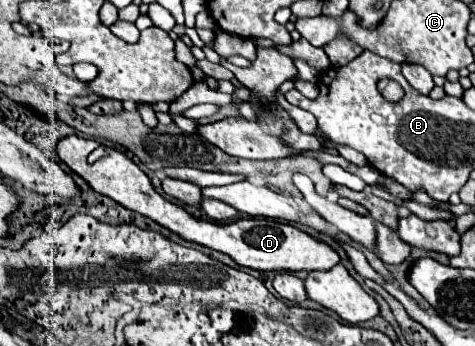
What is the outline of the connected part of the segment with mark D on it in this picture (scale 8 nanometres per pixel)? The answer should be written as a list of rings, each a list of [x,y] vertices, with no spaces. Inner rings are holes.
[[[65,136],[57,142],[59,158],[73,172],[77,172],[83,180],[87,180],[95,192],[105,194],[105,196],[113,198],[115,202],[119,202],[121,206],[159,222],[161,226],[169,228],[171,232],[183,236],[189,242],[197,242],[197,244],[209,246],[213,250],[219,250],[219,252],[231,256],[239,266],[261,270],[261,272],[267,272],[267,270],[289,270],[289,272],[307,270],[307,272],[311,272],[311,270],[329,270],[341,262],[339,254],[329,244],[309,236],[307,232],[303,232],[287,222],[279,222],[273,218],[245,218],[245,220],[241,218],[233,224],[197,220],[189,212],[185,212],[181,206],[159,196],[155,192],[153,184],[149,182],[147,174],[119,150],[105,148],[107,154],[103,158],[99,158],[97,162],[89,164],[87,156],[95,148],[97,148],[95,140],[87,140],[87,138],[79,138],[79,136]]]

